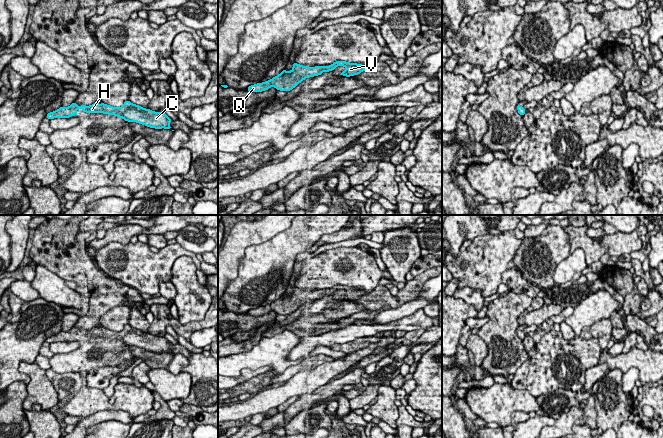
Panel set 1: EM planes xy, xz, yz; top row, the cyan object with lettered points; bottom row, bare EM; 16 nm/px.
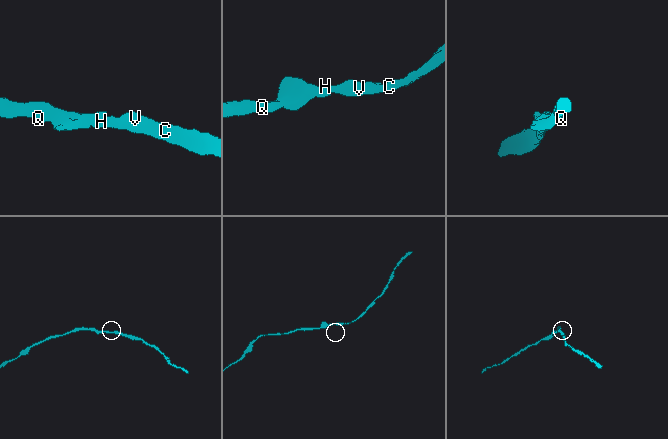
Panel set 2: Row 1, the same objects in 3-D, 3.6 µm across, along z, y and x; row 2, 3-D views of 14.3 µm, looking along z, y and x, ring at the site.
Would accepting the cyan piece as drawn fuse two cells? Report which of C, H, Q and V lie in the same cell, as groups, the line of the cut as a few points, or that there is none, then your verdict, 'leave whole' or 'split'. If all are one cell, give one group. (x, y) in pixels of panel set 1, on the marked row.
groups C H Q V; cut none; leave whole

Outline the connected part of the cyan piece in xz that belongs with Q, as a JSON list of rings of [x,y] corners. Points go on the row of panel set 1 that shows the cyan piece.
[[[336,61],[328,67],[307,67],[297,63],[293,63],[292,65],[293,69],[290,72],[287,72],[286,69],[284,69],[279,75],[273,77],[271,80],[249,86],[247,88],[247,91],[262,92],[264,90],[268,90],[270,87],[275,87],[277,90],[288,92],[291,89],[295,88],[300,82],[302,82],[307,77],[321,75],[324,71],[332,71],[337,66],[346,67],[346,70],[342,72],[340,75],[347,77],[358,75],[359,73],[366,71],[366,68],[363,64],[349,63],[345,61]]]

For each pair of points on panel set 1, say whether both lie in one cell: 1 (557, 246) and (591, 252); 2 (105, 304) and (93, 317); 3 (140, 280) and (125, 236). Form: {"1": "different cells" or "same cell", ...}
{"1": "different cells", "2": "same cell", "3": "different cells"}

